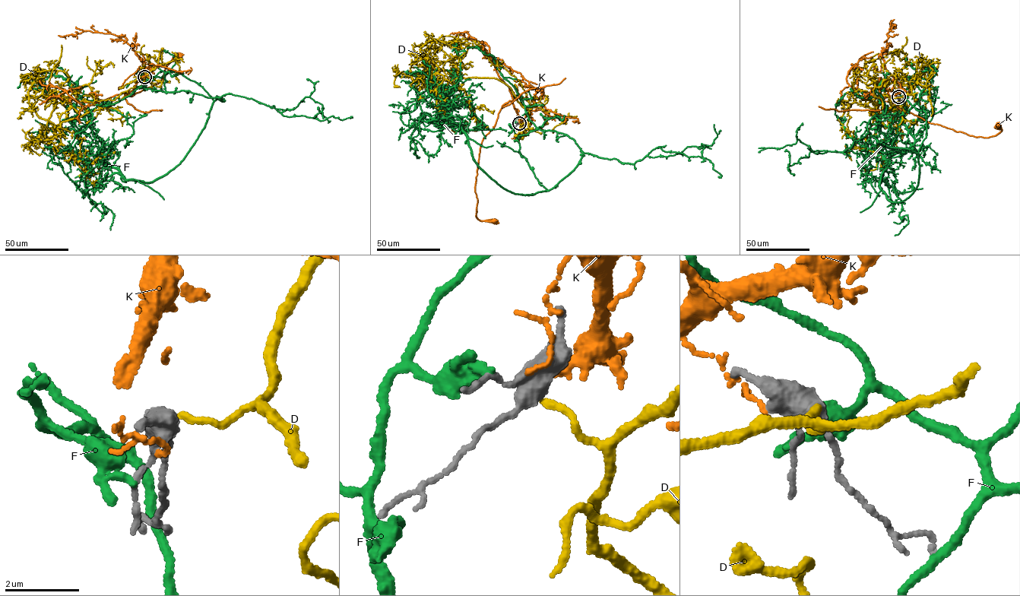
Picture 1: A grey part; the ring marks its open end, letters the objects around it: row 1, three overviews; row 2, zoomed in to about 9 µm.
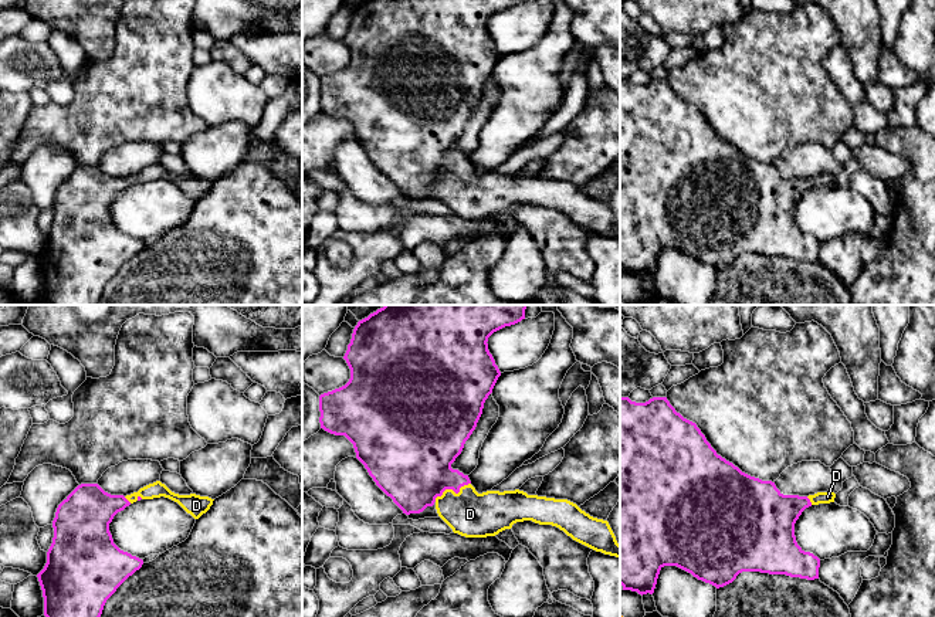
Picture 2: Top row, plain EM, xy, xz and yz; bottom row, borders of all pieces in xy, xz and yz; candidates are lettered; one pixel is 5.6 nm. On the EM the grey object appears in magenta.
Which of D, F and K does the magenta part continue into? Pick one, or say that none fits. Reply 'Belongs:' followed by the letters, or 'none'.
Belongs: D

